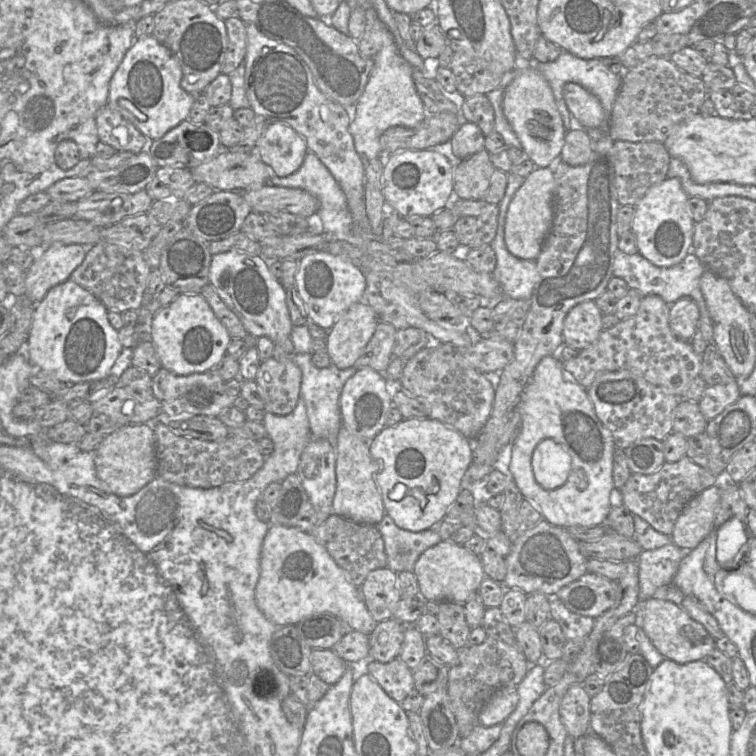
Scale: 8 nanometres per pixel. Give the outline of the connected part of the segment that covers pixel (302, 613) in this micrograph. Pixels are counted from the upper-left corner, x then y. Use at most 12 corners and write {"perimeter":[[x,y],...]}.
{"perimeter":[[269,524],[255,599],[276,626],[330,613],[369,635],[362,589],[310,533]]}

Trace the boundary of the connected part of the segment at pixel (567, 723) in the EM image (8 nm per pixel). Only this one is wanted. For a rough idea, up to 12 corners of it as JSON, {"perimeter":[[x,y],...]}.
{"perimeter":[[583,684],[561,700],[561,721],[573,739],[592,733]]}

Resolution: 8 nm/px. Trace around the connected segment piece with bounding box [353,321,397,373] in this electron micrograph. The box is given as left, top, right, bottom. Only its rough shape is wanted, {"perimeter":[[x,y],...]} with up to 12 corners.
{"perimeter":[[379,321],[353,366],[384,373],[397,329]]}

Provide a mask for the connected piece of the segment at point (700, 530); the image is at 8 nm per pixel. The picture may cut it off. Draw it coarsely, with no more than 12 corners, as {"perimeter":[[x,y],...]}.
{"perimeter":[[718,484],[693,497],[671,541],[696,548],[714,530]]}

